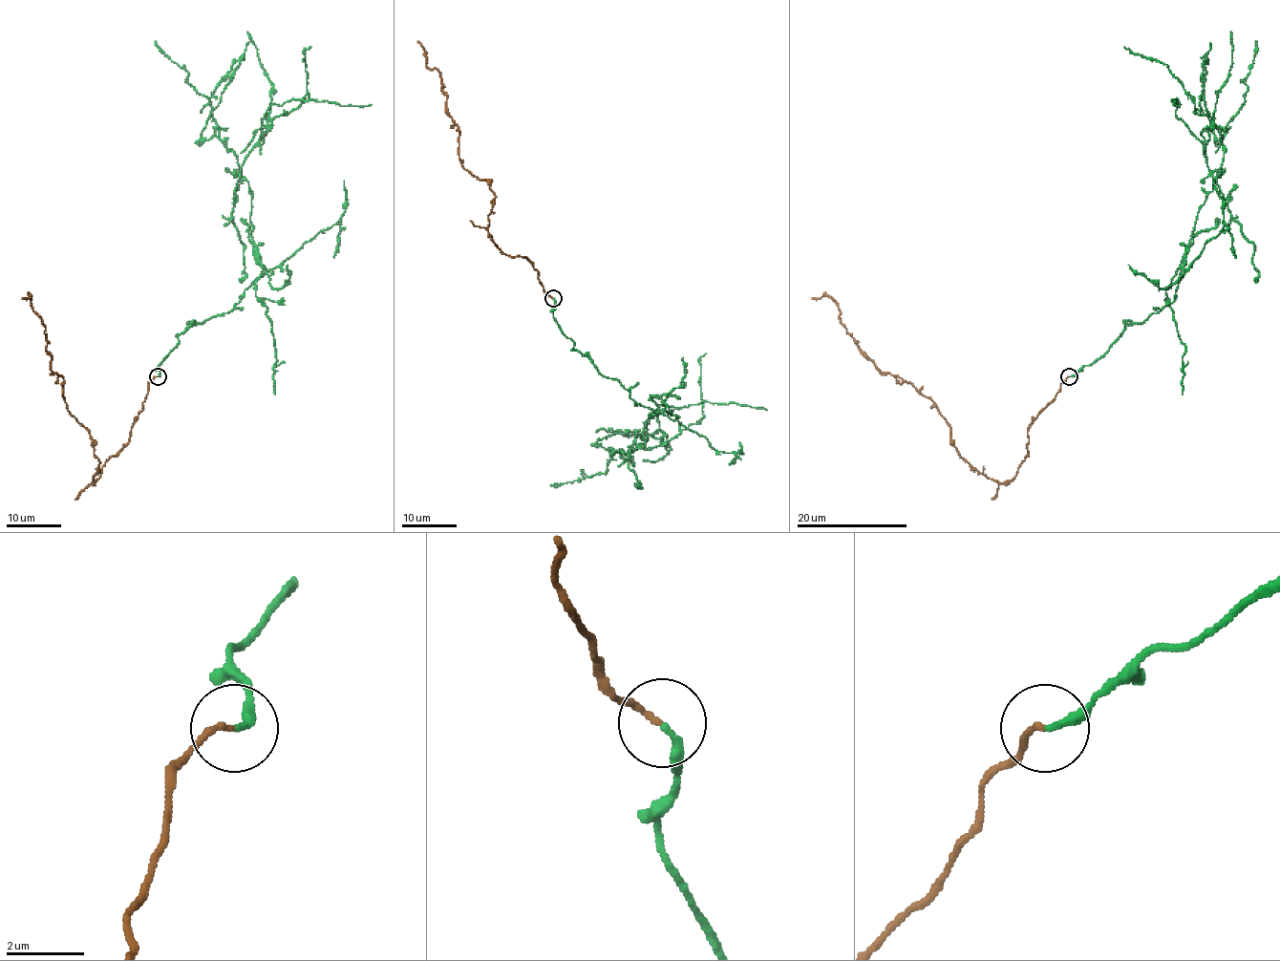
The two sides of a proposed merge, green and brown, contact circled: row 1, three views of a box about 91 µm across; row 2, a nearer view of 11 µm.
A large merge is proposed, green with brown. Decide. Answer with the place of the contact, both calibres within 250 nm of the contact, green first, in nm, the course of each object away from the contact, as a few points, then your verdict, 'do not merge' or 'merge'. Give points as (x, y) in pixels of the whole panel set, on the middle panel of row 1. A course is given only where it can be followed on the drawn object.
(553, 298) | 190/140 nm | green via (553, 298), (573, 349), (660, 413), (633, 448), (640, 435), (665, 441), (703, 416), (706, 353) | brown via (553, 298), (525, 256), (511, 258), (492, 240), (495, 194), (463, 166), (441, 74), (417, 41) | do not merge

